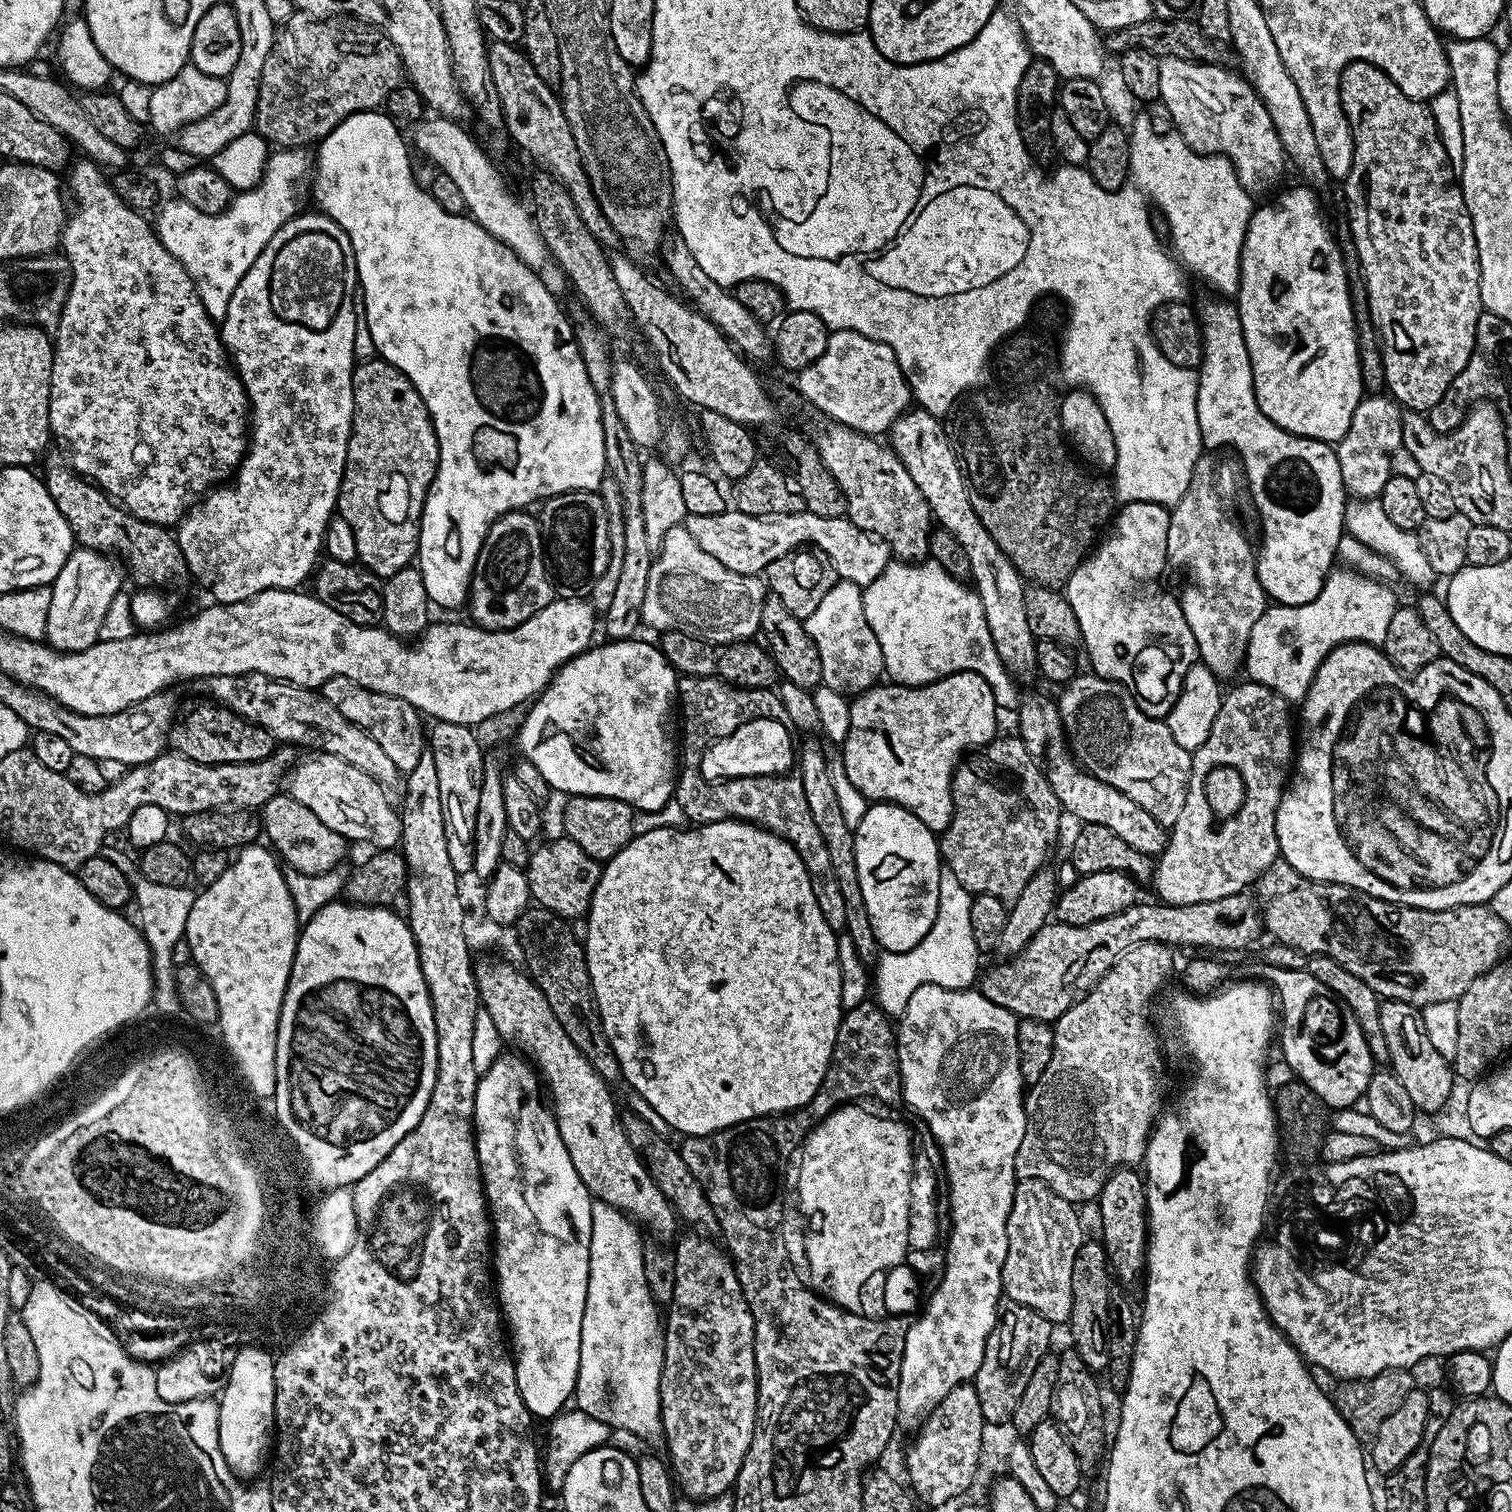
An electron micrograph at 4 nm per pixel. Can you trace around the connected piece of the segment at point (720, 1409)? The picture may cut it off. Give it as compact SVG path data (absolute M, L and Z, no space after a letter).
M696 1234L700 1236L684 1236L677 1244L674 1244L674 1251L676 1254L676 1261L674 1262L674 1292L673 1300L671 1304L667 1305L666 1312L668 1312L668 1322L666 1318L666 1327L663 1329L662 1335L664 1337L664 1365L662 1366L662 1374L660 1375L660 1421L664 1427L664 1434L662 1437L662 1444L668 1447L667 1459L670 1461L670 1471L674 1477L675 1483L679 1485L681 1489L684 1488L689 1492L693 1501L699 1502L701 1500L710 1500L714 1496L725 1495L735 1485L736 1479L738 1478L738 1470L742 1466L742 1462L746 1458L746 1450L750 1450L750 1442L754 1438L754 1426L756 1425L756 1363L754 1362L754 1318L752 1317L752 1311L750 1306L746 1302L744 1297L744 1291L740 1285L740 1277L736 1275L736 1264L730 1259L729 1253L725 1251L719 1243L718 1245L704 1234Z

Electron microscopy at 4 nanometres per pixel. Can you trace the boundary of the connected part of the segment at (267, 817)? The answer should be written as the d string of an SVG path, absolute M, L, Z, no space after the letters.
M278 794L264 803L262 832L266 840L268 836L267 843L278 853L279 859L287 867L298 870L302 874L322 874L333 871L339 865L336 863L350 848L349 841L345 840L342 834L330 830L330 826L322 826L322 821L314 814L314 810L310 810L310 806L302 806L302 802L294 802L294 798L287 794Z

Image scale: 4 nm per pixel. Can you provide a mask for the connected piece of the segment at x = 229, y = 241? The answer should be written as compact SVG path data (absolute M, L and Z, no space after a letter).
M307 147L276 150L269 155L268 167L259 184L233 195L226 211L217 216L202 214L194 210L190 202L179 198L164 200L159 205L154 219L156 237L188 271L213 322L223 321L226 306L230 306L230 298L234 298L234 290L238 290L238 282L242 282L246 270L254 266L258 254L266 250L266 242L270 242L281 226L301 211L300 203L309 199L313 168L314 156Z

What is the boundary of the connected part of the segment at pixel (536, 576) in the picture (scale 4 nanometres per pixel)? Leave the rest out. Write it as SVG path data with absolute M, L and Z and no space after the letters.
M517 510L499 516L490 526L484 539L484 545L476 559L472 571L470 595L466 601L467 611L472 611L471 623L478 628L489 628L492 632L501 632L507 628L526 622L538 610L546 607L554 598L552 583L548 580L548 571L544 565L544 547L540 541L540 521L531 511Z

